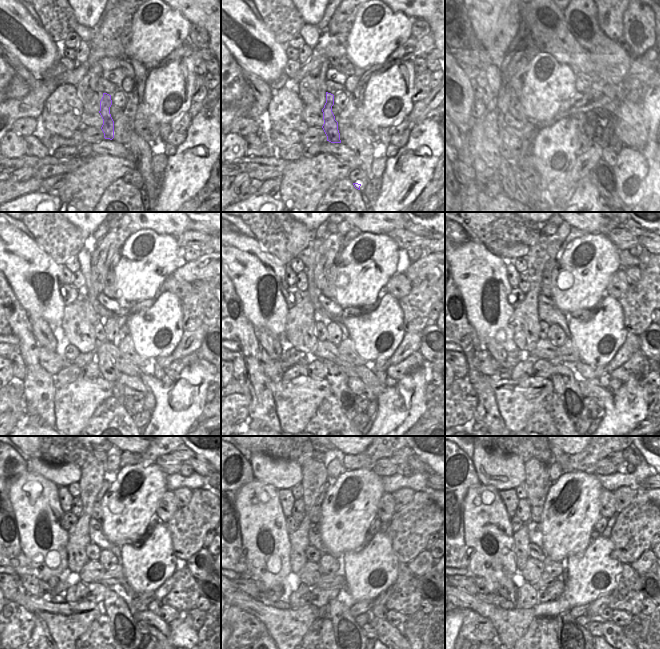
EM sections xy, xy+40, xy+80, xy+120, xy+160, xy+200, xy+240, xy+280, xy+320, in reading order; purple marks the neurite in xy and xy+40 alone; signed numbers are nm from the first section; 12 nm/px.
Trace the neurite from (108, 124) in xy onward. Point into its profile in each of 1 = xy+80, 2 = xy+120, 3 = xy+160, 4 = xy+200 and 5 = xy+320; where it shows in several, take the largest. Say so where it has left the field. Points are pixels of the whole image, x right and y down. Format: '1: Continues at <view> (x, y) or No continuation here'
1: Continues at xy+80 (554, 139)
2: Continues at xy+120 (108, 370)
3: Continues at xy+160 (338, 379)
4: Continues at xy+200 (565, 385)
5: Continues at xy+320 (573, 639)

